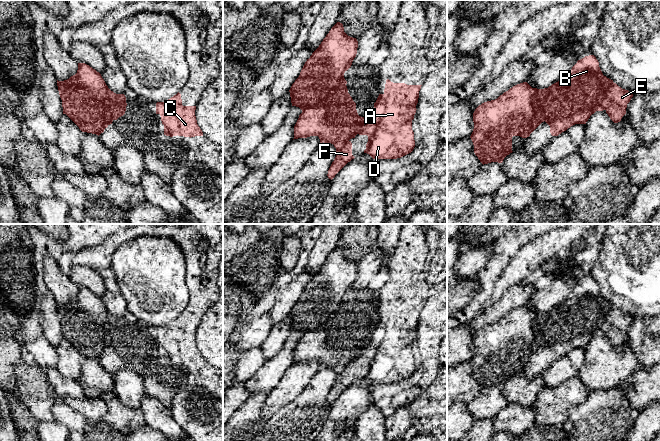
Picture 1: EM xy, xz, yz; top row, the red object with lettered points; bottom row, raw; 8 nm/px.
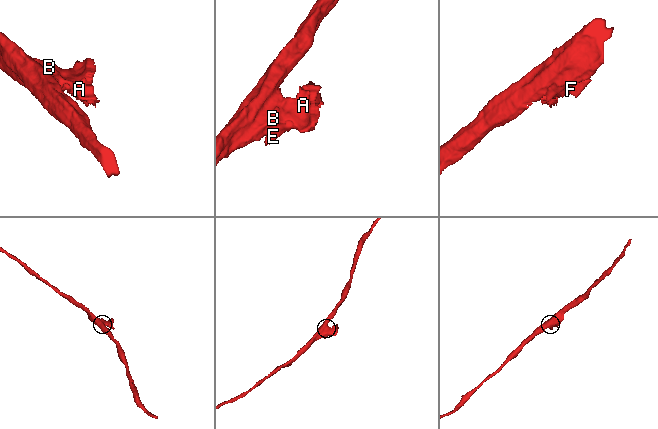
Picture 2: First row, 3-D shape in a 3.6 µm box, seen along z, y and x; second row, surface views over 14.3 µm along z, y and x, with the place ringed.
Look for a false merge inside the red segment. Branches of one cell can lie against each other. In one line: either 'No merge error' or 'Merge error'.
No merge error

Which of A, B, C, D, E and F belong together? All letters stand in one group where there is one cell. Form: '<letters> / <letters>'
A B C D E F

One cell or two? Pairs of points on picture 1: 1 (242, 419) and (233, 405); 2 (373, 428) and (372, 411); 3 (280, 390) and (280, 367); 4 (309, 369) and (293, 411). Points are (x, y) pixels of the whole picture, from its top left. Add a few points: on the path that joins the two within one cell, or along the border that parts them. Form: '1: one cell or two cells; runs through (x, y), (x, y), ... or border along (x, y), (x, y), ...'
1: two cells; border along (249, 395), (233, 413)
2: one cell; runs through (372, 424), (372, 415)
3: two cells; border along (293, 364), (267, 394)
4: two cells; border along (314, 374), (309, 383), (281, 407)

